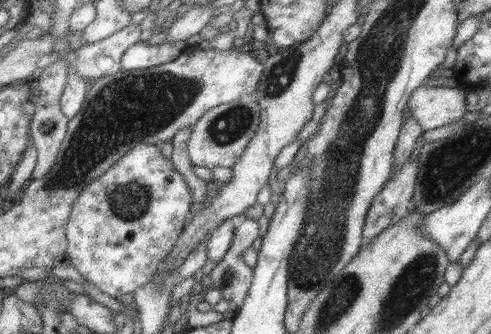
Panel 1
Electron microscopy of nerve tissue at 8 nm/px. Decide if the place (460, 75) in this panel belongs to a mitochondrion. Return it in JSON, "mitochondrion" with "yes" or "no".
{"mitochondrion":"no"}

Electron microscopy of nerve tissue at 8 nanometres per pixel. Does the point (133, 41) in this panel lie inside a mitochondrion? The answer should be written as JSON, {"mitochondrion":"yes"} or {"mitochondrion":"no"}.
{"mitochondrion":"no"}

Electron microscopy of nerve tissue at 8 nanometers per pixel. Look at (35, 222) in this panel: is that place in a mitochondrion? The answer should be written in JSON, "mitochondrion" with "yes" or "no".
{"mitochondrion":"no"}

